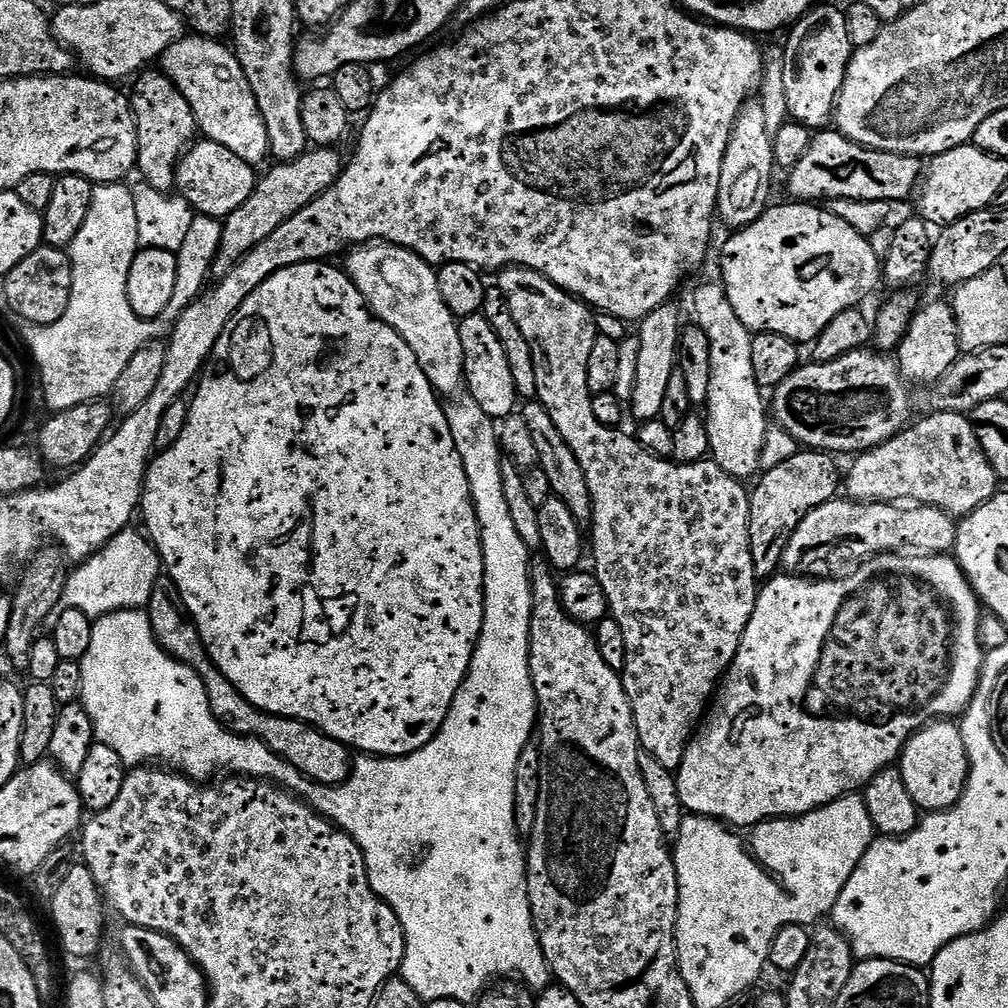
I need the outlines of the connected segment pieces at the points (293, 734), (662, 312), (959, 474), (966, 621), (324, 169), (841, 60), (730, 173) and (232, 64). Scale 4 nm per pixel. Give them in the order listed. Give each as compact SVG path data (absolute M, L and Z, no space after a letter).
M167 574L160 575L154 582L154 590L148 599L146 611L156 641L160 643L165 652L171 654L176 660L182 661L186 666L190 666L190 670L198 674L198 678L206 686L206 698L212 716L227 732L232 732L235 736L253 736L256 740L260 740L272 753L290 762L290 766L294 766L314 784L341 784L343 780L351 776L354 756L347 744L330 738L310 724L303 724L301 720L285 716L271 716L269 712L255 708L226 679L222 670L218 670L218 666L210 658L198 634L196 623L188 615L186 606L182 602L182 594L178 586Z
M669 302L658 306L638 324L640 345L630 397L632 396L632 412L640 422L657 419L662 404L667 401L667 392L674 388L672 375L675 377L678 372L678 353L682 333L680 312L674 305L675 303Z
M932 412L925 420L918 420L886 443L869 452L861 452L853 459L856 461L853 462L852 469L846 472L847 495L853 500L859 500L861 504L915 501L916 504L928 504L942 510L953 518L969 516L998 491L996 475L978 442L975 426L963 412Z
M876 554L865 559L860 569L845 580L805 578L803 575L777 574L759 589L754 614L742 634L738 654L728 667L718 691L700 725L686 746L686 754L675 769L678 795L685 813L709 816L736 830L751 830L766 820L805 816L816 808L824 808L840 796L859 793L867 788L883 768L899 761L906 742L919 728L933 720L960 718L975 696L983 668L986 649L980 644L982 605L970 586L960 563L952 554L904 556L905 554Z
M313 147L303 152L297 160L273 163L273 168L265 176L263 173L257 179L254 194L250 194L250 198L246 198L246 202L242 202L242 206L238 206L234 214L223 217L221 244L217 248L216 257L212 260L213 277L219 278L230 274L232 267L243 256L250 254L250 250L254 250L258 242L270 238L270 234L274 234L274 230L278 230L278 226L282 226L286 218L294 218L298 210L310 206L310 202L314 202L323 192L330 190L330 186L334 186L345 166L345 161L340 160L336 151L335 147Z
M817 3L812 11L791 25L788 34L788 44L783 45L782 70L788 115L795 123L805 124L813 130L827 129L833 123L836 99L842 90L854 51L850 42L850 26L846 26L845 9Z
M751 100L740 109L730 142L726 146L726 158L722 158L722 178L718 182L716 216L728 230L749 228L770 207L772 196L772 172L777 171L772 135L766 130L766 113L759 101Z
M188 34L168 47L159 57L158 64L162 71L172 79L174 86L178 86L178 90L182 90L186 102L190 102L196 115L197 129L201 133L207 139L234 150L234 154L238 154L238 158L242 158L246 163L260 166L260 163L264 159L267 161L270 156L266 138L266 122L262 122L258 102L246 82L246 74L238 62L235 51L227 43L225 44L216 38Z

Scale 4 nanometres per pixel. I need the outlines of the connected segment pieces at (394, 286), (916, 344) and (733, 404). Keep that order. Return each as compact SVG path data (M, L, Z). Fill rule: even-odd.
M372 242L353 252L356 253L349 258L346 271L373 316L393 328L402 342L414 350L422 374L426 374L437 394L448 398L456 394L451 392L459 388L461 391L465 387L464 355L458 318L475 316L483 309L480 308L484 304L481 269L470 264L446 264L437 271L418 254L383 242Z
M932 300L925 308L923 305L912 315L908 331L905 332L898 349L898 363L905 380L913 385L931 386L937 384L942 374L946 374L946 370L950 370L950 366L954 366L954 362L961 355L962 341L956 325L955 307L949 301L947 304L944 300Z
M723 283L701 284L692 300L694 322L708 322L712 337L710 334L705 336L709 340L724 340L724 350L716 348L714 354L710 354L710 388L706 403L706 423L712 447L710 456L718 466L722 466L722 470L726 470L726 474L748 482L761 471L762 446L770 427L766 396L754 378L754 365L750 363L753 333L749 332L742 318L734 314L734 306L730 306Z

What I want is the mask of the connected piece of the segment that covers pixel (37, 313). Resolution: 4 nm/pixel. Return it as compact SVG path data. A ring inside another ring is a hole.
M41 246L36 248L32 254L28 254L18 265L14 266L8 276L3 277L4 296L8 299L8 304L12 307L13 314L21 316L21 318L24 319L23 323L25 325L58 322L58 320L62 318L62 314L66 313L66 308L69 305L71 276L72 268L69 253L63 248Z

